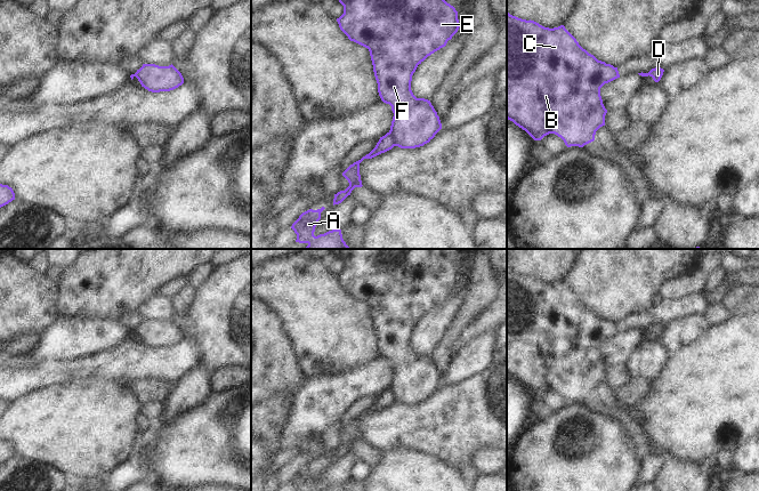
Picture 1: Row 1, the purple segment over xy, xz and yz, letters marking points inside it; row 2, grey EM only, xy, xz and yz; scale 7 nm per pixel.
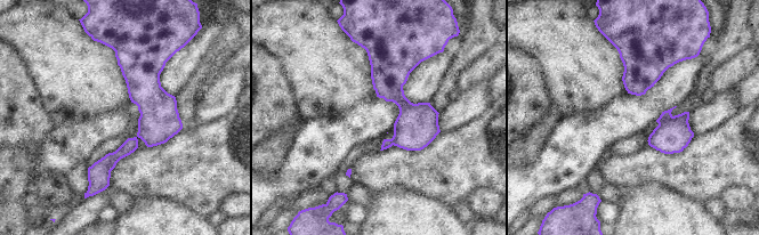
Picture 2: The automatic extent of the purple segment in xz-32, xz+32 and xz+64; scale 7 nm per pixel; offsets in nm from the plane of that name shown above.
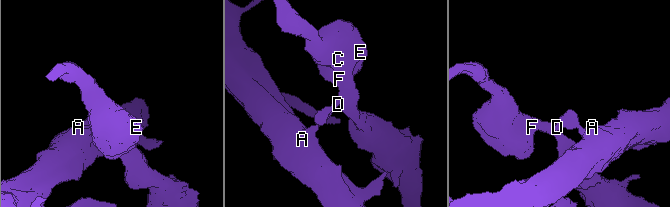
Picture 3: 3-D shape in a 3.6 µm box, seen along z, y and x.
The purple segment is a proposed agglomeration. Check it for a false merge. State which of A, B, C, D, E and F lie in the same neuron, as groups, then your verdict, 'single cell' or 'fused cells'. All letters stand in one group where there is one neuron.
A D / B C E F; fused cells

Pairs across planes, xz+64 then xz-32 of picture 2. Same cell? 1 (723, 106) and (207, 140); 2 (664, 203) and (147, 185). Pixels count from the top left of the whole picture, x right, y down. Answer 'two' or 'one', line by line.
1: two
2: two

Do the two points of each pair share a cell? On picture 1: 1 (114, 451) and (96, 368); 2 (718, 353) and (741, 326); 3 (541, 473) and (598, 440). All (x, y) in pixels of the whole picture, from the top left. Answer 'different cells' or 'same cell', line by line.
1: different cells
2: same cell
3: same cell

